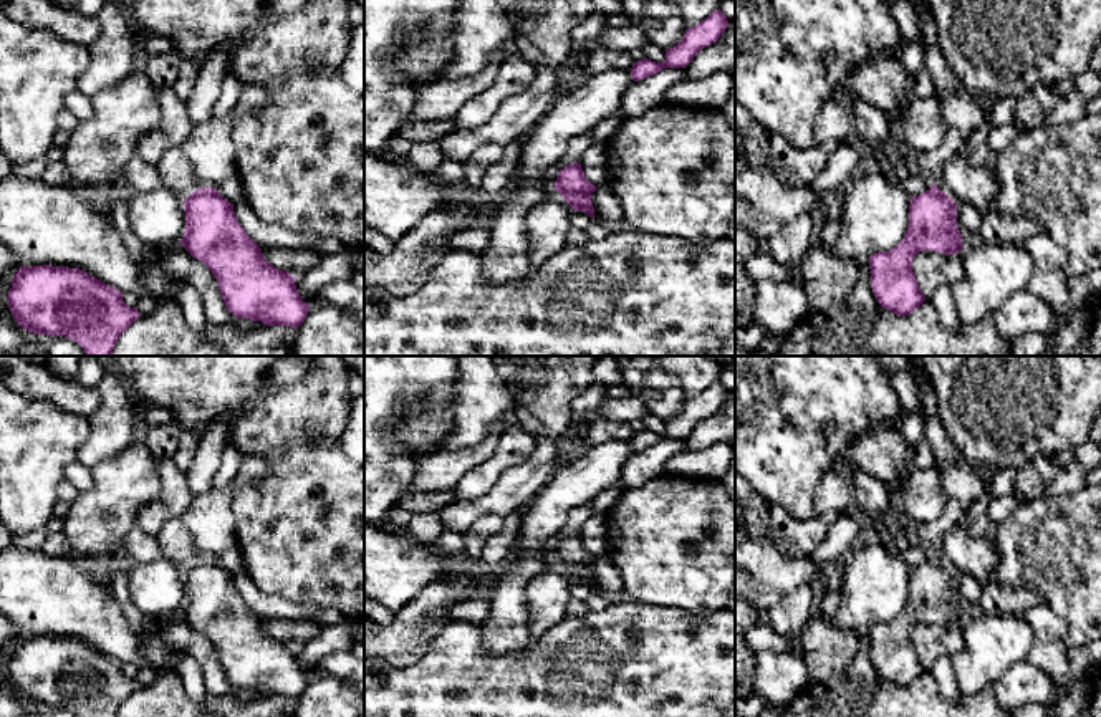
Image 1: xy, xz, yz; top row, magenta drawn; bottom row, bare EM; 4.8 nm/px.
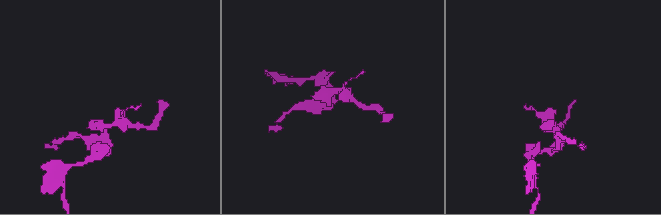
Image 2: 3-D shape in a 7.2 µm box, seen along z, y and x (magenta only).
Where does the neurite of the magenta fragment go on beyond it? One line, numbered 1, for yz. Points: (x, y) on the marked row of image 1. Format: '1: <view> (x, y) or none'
1: none

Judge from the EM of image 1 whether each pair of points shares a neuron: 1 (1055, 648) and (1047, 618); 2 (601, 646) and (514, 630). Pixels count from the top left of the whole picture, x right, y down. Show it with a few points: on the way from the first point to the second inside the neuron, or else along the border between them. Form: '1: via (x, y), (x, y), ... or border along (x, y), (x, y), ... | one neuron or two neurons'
1: via (1050, 641), (1047, 625) | one neuron
2: border along (525, 644), (515, 651), (487, 654) | two neurons

